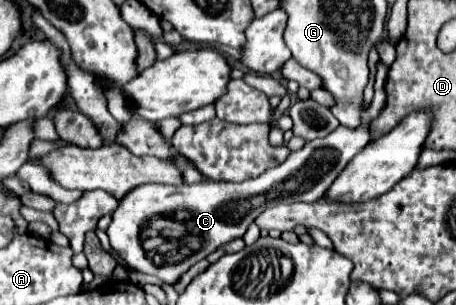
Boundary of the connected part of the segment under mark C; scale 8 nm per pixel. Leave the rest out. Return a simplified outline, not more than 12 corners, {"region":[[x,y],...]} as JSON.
{"region":[[386,104],[244,183],[144,185],[108,227],[136,271],[176,285],[260,211],[320,199]]}

